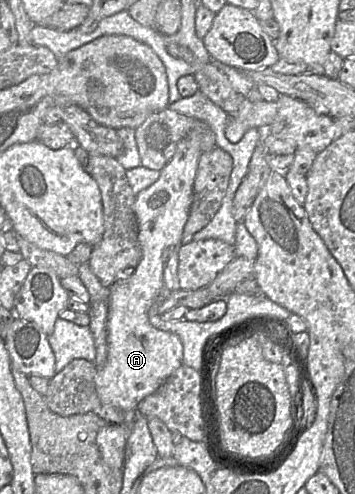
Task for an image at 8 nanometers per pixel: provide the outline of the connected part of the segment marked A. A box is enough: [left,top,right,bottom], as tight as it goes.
[95,131,202,471]

